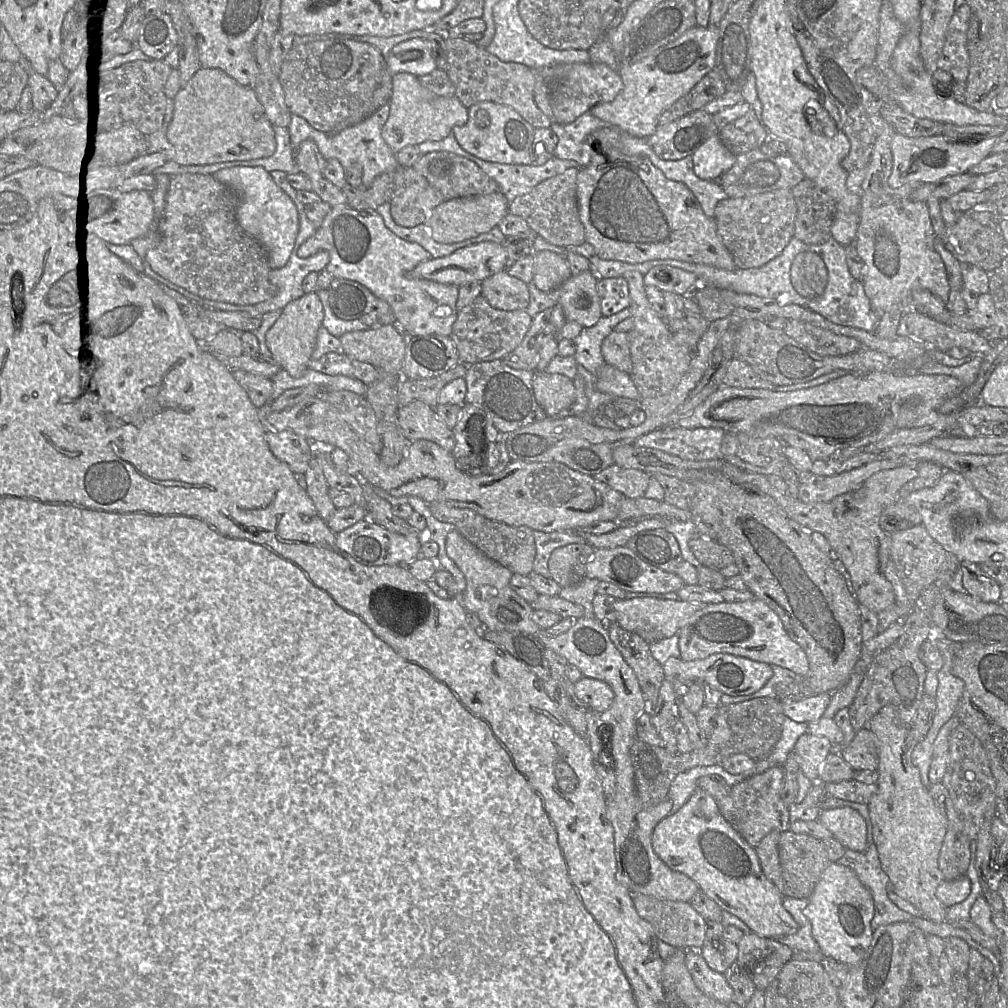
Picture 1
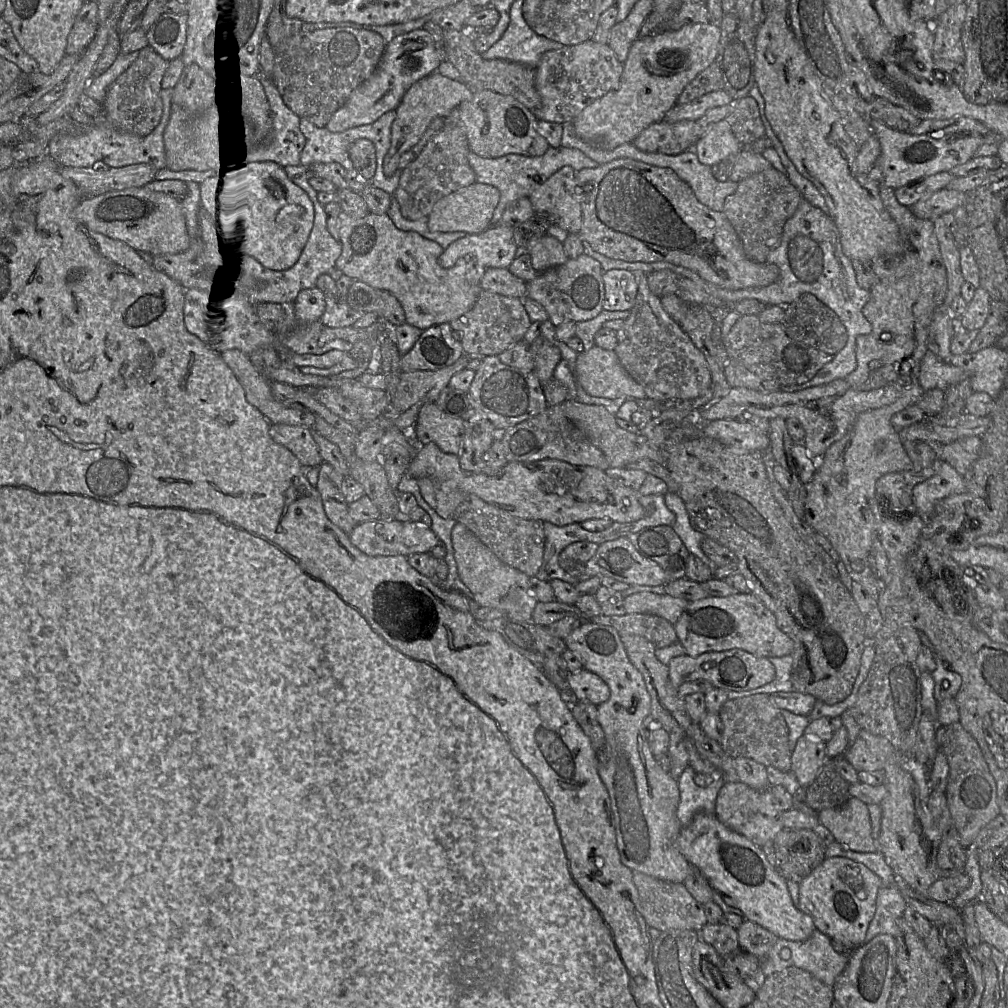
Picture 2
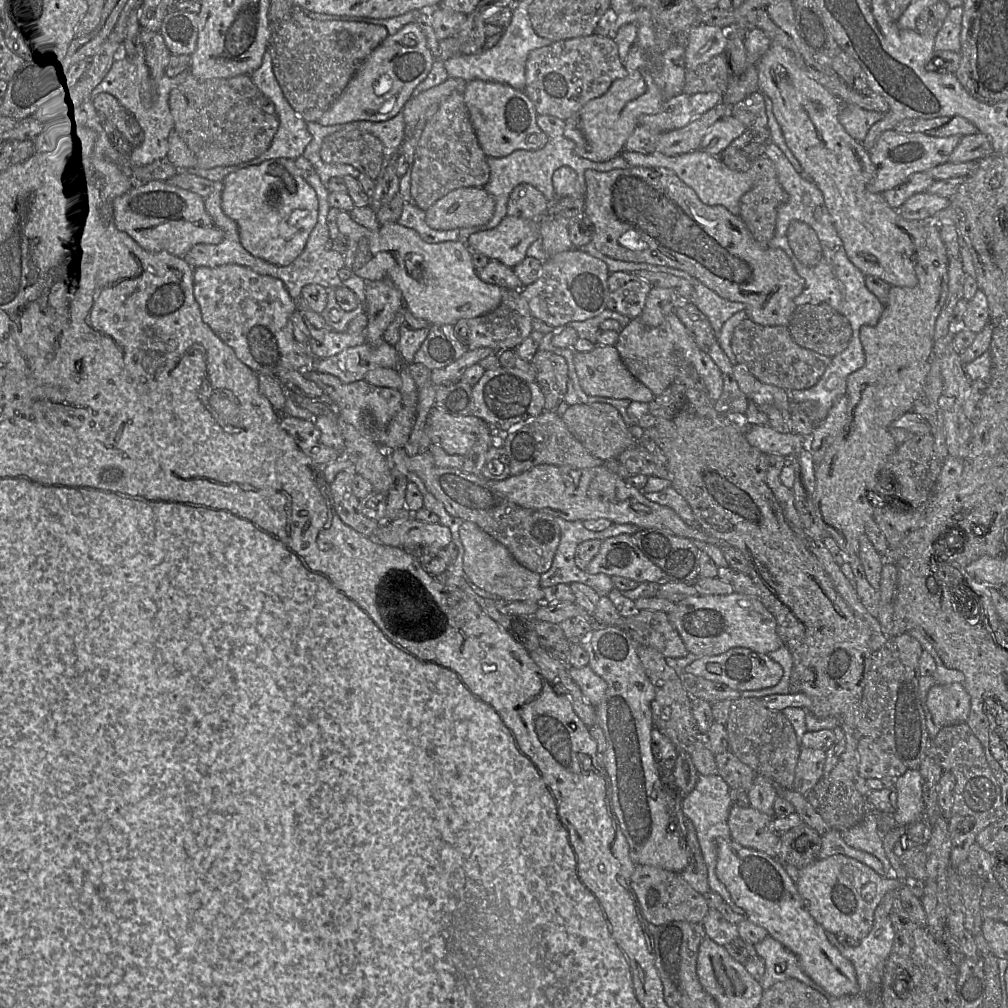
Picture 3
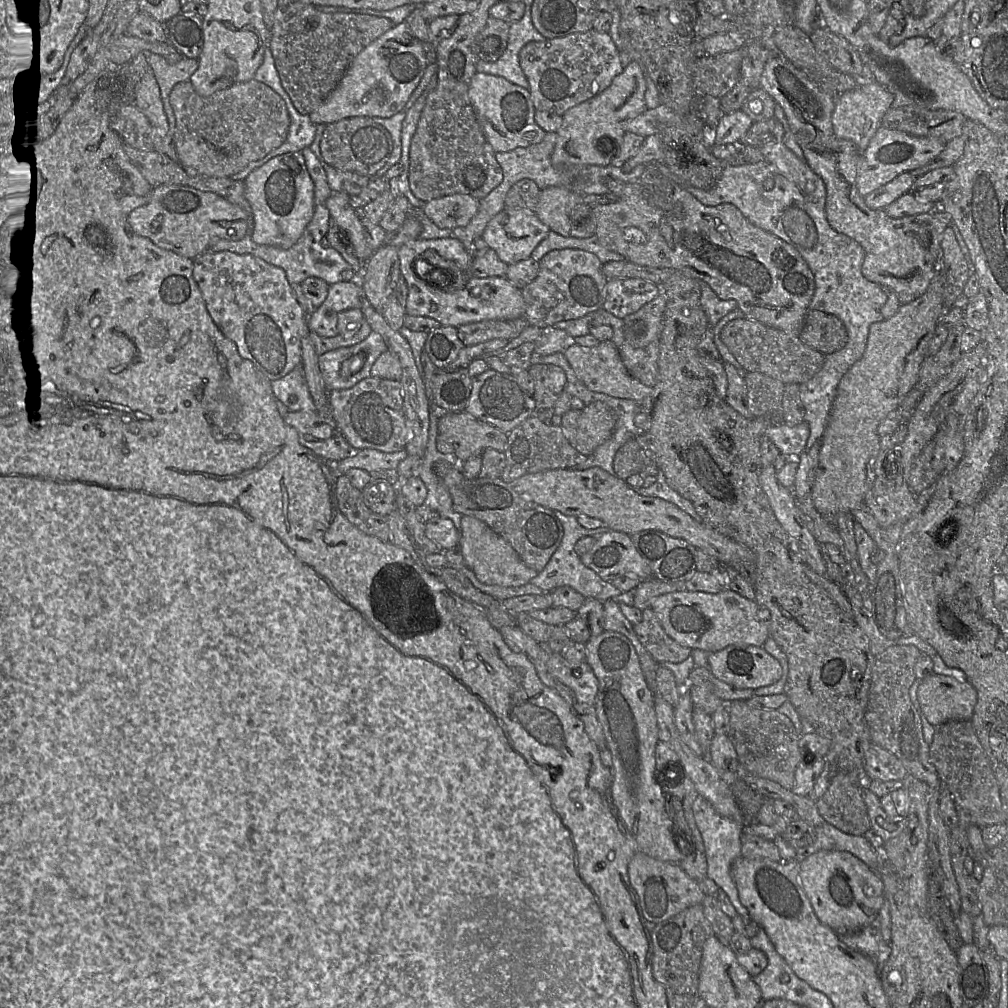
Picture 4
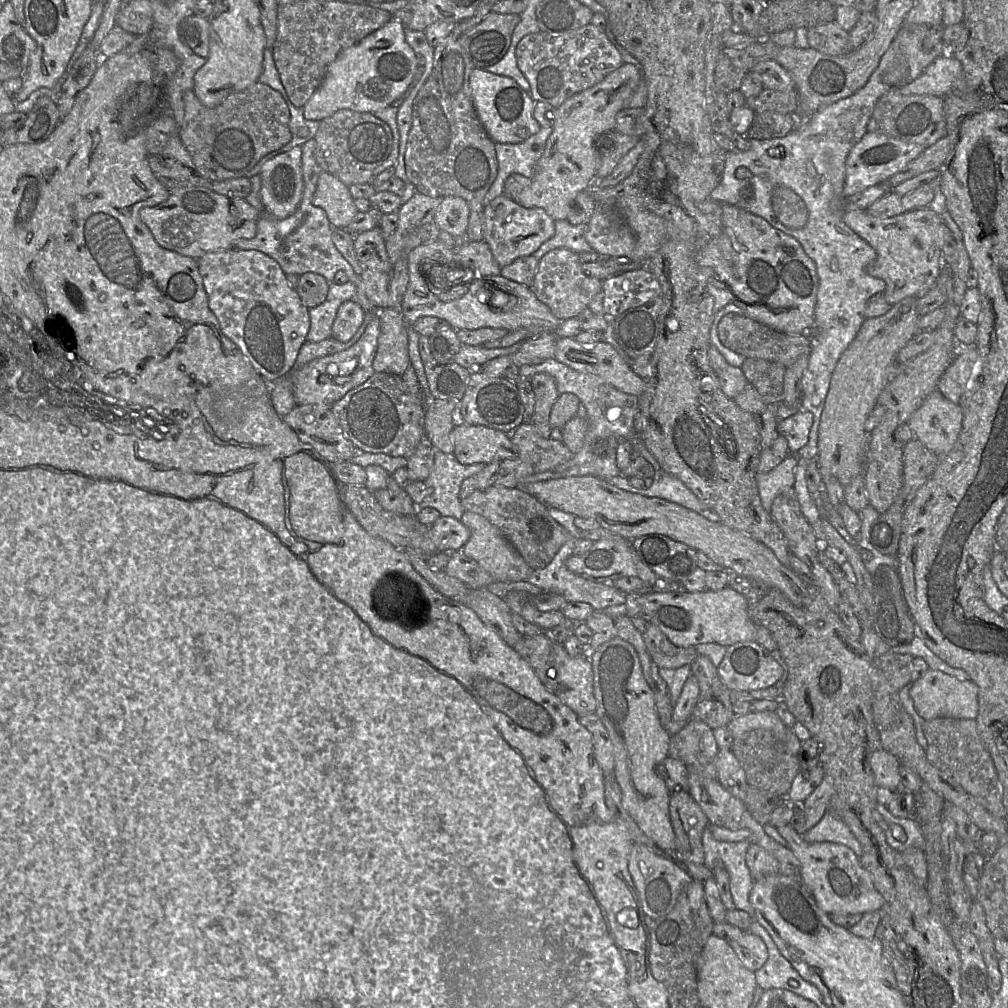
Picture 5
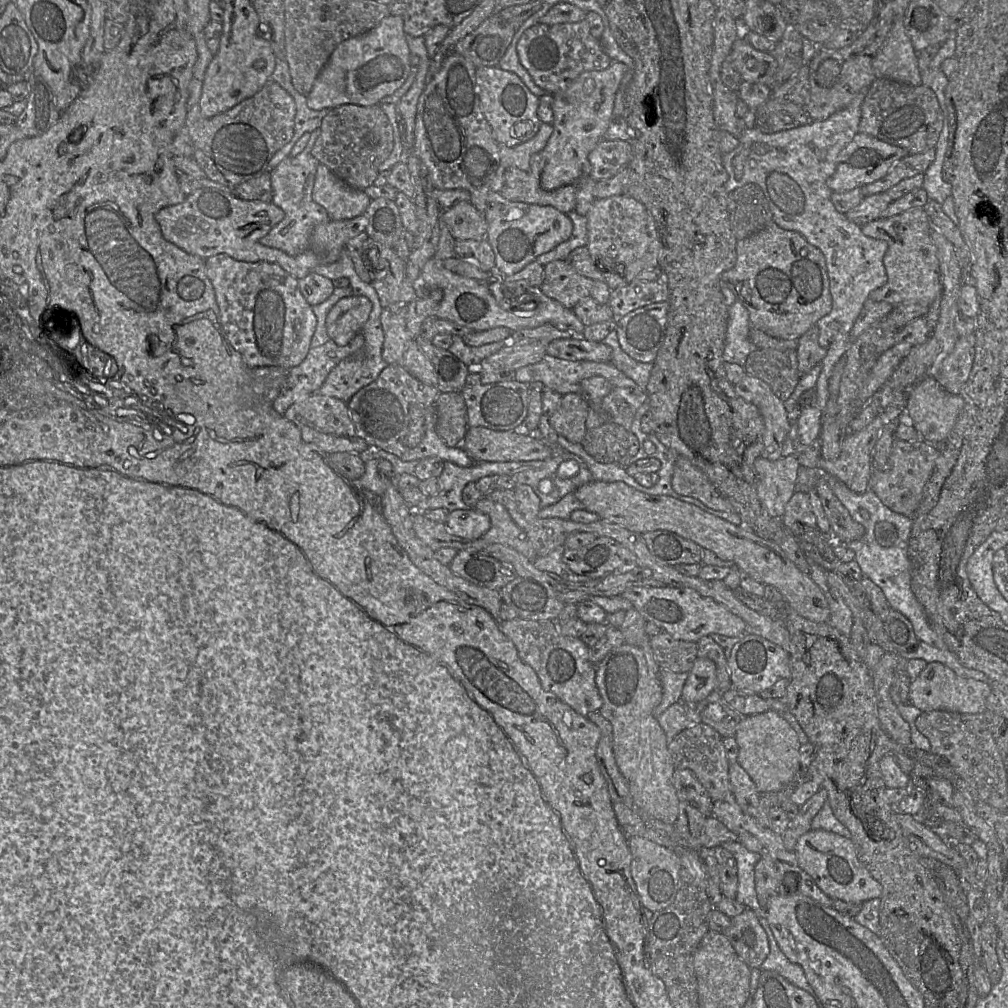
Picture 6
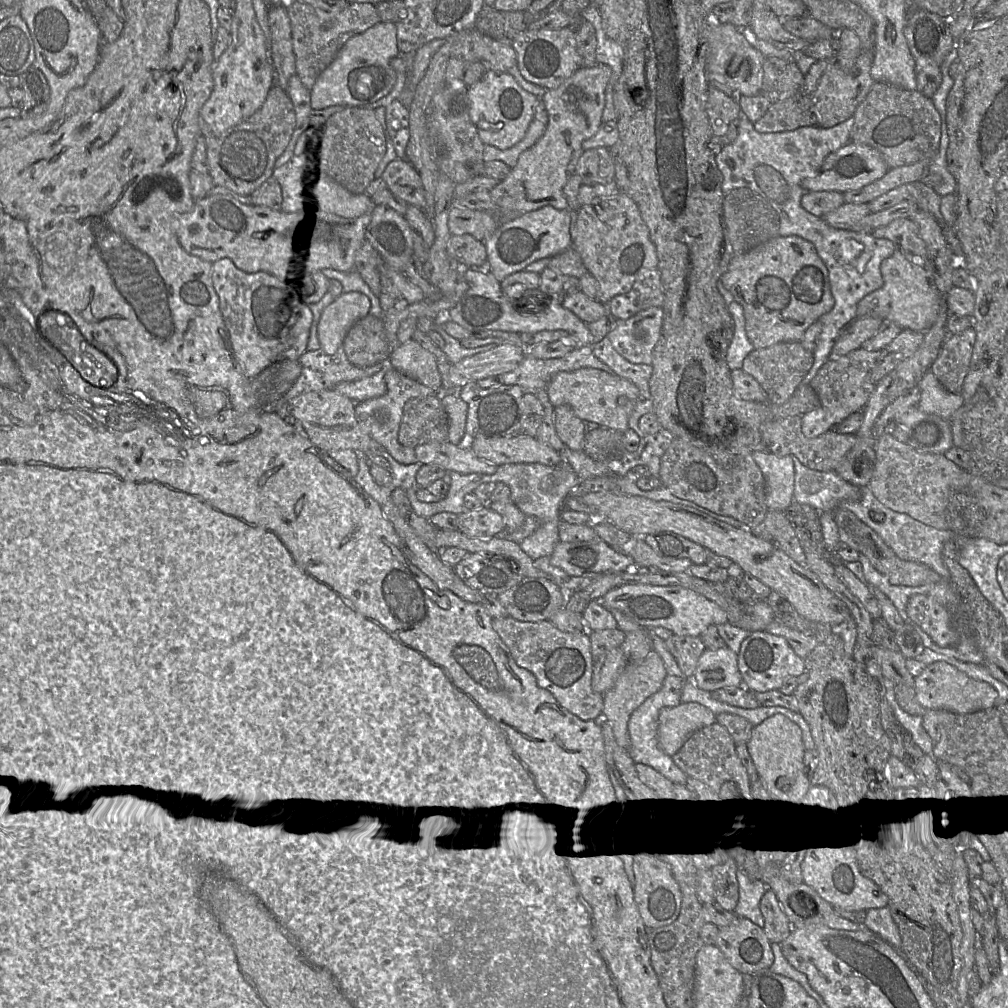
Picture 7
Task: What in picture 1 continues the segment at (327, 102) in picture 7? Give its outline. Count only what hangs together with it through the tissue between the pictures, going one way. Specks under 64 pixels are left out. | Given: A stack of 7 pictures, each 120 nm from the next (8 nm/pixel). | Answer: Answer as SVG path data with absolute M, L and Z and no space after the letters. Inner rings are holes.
M412 38L394 46L386 59L392 76L405 72L417 77L437 68L436 43L422 38Z

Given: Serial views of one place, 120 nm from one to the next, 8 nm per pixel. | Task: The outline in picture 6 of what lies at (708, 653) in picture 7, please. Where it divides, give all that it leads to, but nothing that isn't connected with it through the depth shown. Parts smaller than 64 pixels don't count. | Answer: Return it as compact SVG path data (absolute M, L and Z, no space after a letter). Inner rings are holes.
M697 657L683 685L680 701L694 705L717 687L716 664L708 658Z

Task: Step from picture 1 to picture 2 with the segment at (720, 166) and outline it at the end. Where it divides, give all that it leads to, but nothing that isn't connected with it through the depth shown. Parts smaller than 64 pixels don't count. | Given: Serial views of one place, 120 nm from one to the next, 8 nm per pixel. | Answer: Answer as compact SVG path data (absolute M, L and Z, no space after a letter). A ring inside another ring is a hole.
M726 120L714 124L693 147L699 161L714 166L730 155L738 154L742 147Z

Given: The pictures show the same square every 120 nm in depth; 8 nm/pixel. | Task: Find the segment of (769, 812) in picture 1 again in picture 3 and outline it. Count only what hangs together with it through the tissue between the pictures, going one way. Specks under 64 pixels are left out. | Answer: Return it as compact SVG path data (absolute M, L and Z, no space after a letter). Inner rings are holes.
M733 803L728 816L731 839L743 847L761 851L776 858L780 836L769 830L772 819L772 816L750 805Z

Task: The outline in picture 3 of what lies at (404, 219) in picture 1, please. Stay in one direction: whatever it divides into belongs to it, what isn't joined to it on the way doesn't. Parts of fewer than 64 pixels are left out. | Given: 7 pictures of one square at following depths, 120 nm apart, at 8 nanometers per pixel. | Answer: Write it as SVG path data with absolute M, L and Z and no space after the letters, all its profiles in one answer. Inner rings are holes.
M455 90L438 104L434 115L426 122L414 153L410 193L413 203L424 212L438 199L462 187L484 187L490 178L487 156L481 149L464 101L464 91Z

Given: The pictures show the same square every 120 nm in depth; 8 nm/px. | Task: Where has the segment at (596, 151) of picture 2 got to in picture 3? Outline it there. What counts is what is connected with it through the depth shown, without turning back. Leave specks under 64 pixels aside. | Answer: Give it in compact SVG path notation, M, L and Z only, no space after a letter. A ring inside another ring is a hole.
M702 149L675 156L667 156L662 153L642 154L633 151L622 151L622 157L629 166L659 167L673 171L678 178L691 187L698 198L706 205L721 205L730 213L739 216L740 199L748 192L756 182L756 174L751 168L745 172L735 171L726 166L719 156L713 156Z

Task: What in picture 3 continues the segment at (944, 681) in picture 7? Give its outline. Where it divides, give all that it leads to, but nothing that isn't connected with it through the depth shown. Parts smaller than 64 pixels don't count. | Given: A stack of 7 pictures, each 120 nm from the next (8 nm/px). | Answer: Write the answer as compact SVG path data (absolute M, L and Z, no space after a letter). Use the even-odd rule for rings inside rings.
M934 684L926 696L926 706L934 724L941 728L964 723L970 711L970 695L963 684Z

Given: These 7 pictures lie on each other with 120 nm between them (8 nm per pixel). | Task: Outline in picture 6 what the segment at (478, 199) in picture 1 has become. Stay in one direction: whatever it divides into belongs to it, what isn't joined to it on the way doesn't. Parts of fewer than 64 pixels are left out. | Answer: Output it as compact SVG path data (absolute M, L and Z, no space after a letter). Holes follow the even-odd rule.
M459 202L443 210L441 215L455 240L486 239L485 215L470 202Z

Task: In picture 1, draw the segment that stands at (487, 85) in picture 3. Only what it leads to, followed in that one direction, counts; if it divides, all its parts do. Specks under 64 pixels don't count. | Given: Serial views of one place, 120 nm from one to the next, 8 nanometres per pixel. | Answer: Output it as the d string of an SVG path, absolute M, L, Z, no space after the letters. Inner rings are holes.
M481 101L468 108L468 120L462 126L454 126L452 134L460 146L470 154L488 162L540 166L546 163L552 154L547 152L543 143L536 139L534 127L513 108L491 101Z

